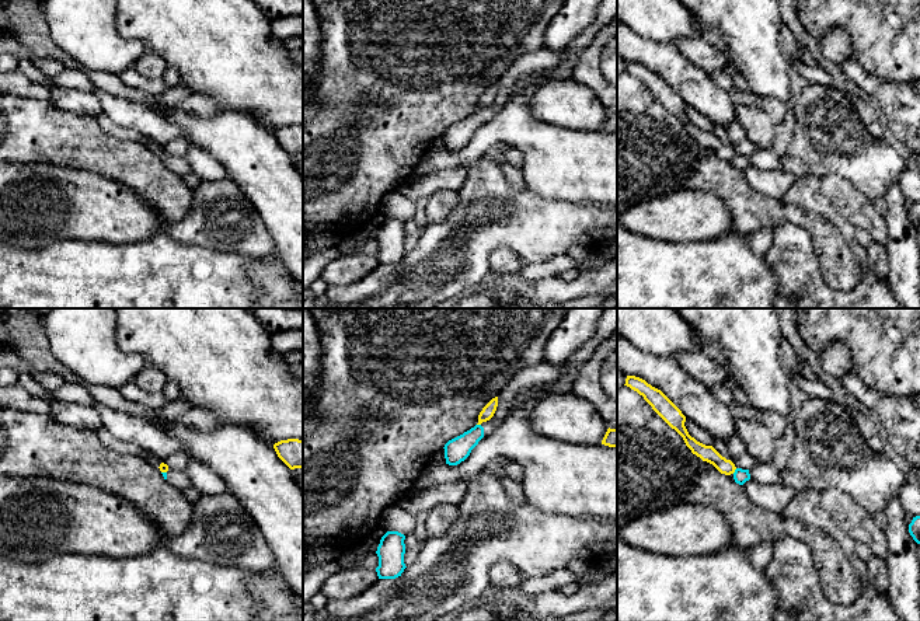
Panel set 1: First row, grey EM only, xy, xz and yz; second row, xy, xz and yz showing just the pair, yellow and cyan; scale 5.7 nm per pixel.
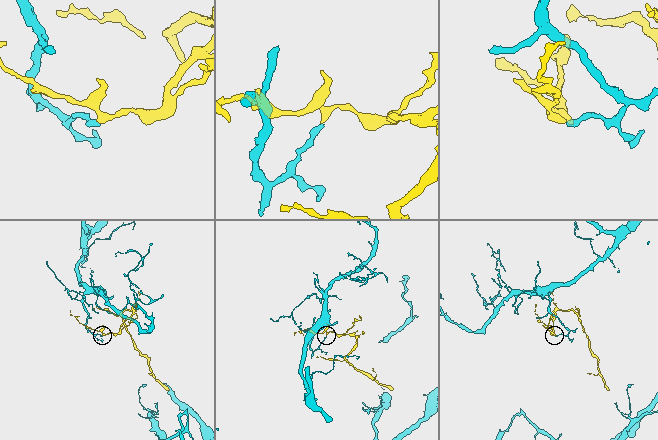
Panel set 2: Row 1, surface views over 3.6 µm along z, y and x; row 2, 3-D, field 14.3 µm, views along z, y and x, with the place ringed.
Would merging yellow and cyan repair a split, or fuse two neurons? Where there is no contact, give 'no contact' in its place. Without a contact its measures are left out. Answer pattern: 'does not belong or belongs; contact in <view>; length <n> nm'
does not belong; contact in yz; length 40 nm

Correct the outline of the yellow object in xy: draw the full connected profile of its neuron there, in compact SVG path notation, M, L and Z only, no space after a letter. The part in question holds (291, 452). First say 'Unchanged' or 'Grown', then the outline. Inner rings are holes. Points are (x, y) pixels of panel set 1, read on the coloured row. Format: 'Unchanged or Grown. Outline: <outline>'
Unchanged. Outline: M288 439L273 444L278 457L290 468L303 468L303 440Z

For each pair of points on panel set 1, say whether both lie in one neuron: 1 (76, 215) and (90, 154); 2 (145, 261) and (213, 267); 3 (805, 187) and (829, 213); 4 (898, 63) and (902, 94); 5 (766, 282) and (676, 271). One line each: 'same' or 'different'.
1: different
2: same
3: same
4: different
5: same

